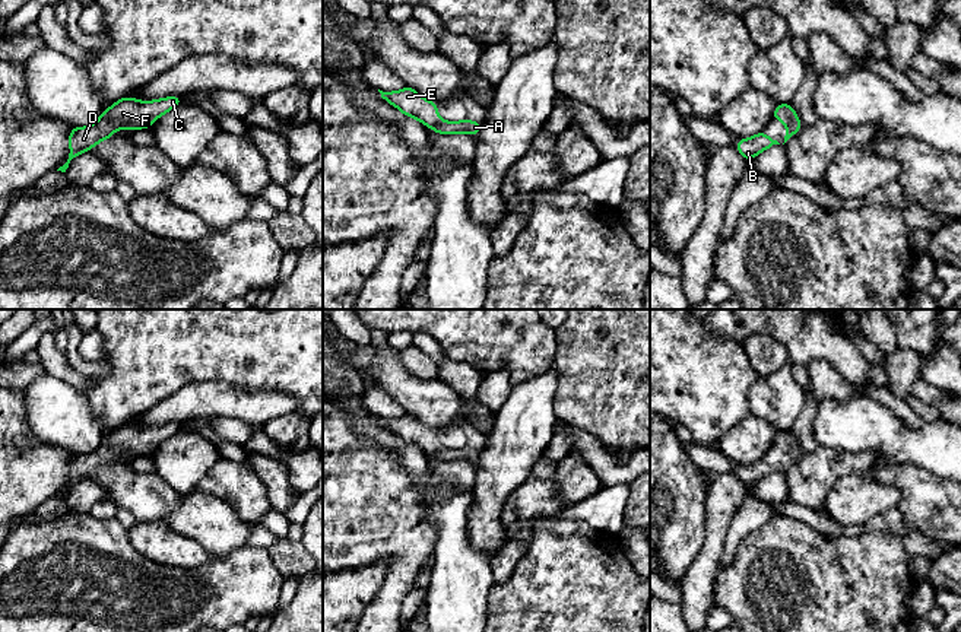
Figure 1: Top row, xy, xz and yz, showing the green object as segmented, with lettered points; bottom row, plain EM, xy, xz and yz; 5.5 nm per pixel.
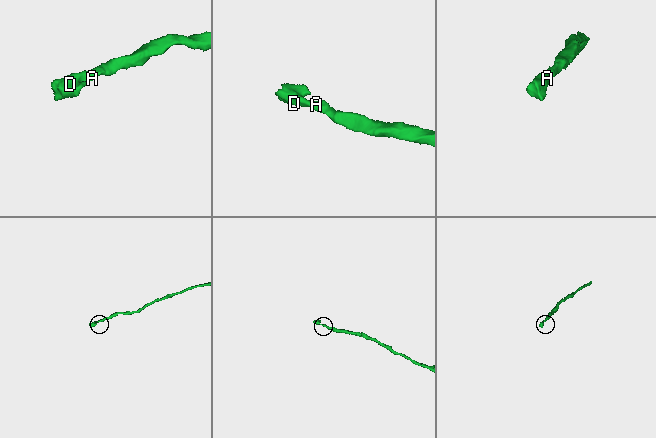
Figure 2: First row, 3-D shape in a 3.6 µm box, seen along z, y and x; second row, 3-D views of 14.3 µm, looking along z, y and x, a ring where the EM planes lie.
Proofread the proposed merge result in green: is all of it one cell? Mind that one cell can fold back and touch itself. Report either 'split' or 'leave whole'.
leave whole

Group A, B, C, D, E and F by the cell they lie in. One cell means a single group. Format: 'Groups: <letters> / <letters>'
Groups: A B C D E F

